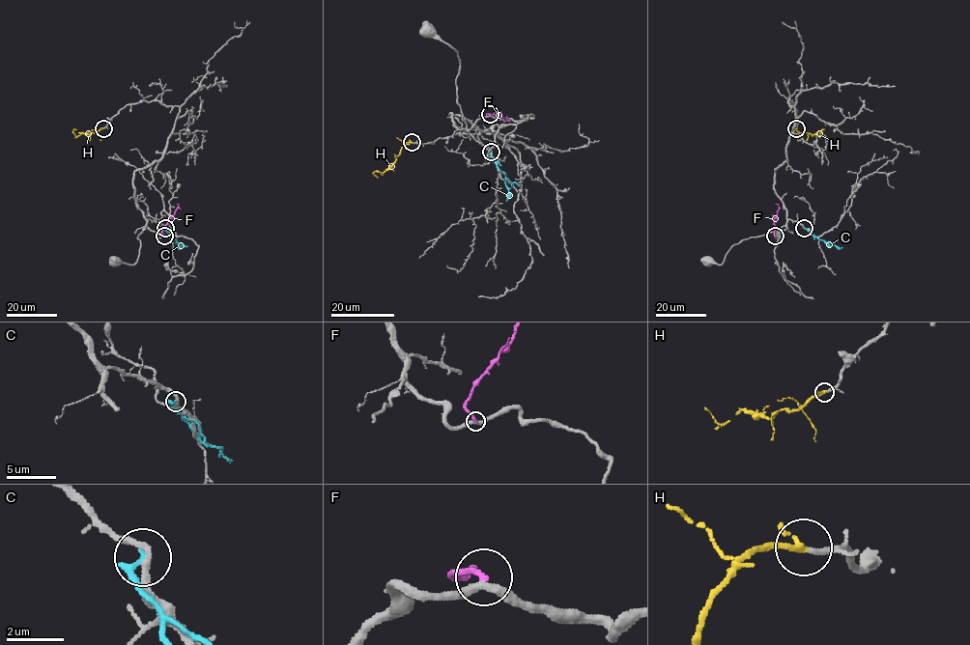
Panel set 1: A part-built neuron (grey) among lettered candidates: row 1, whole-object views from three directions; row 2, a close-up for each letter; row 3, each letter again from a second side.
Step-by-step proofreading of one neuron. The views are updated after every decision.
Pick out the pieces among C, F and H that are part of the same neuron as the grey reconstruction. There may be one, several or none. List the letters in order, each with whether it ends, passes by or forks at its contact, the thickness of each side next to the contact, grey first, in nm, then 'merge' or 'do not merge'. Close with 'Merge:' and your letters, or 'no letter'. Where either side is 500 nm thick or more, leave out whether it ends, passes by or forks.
C: it ends | 260/240 nm | do not merge
F: it ends | 300/200 nm | do not merge
H: it ends | 150/240 nm | merge
Merge: H

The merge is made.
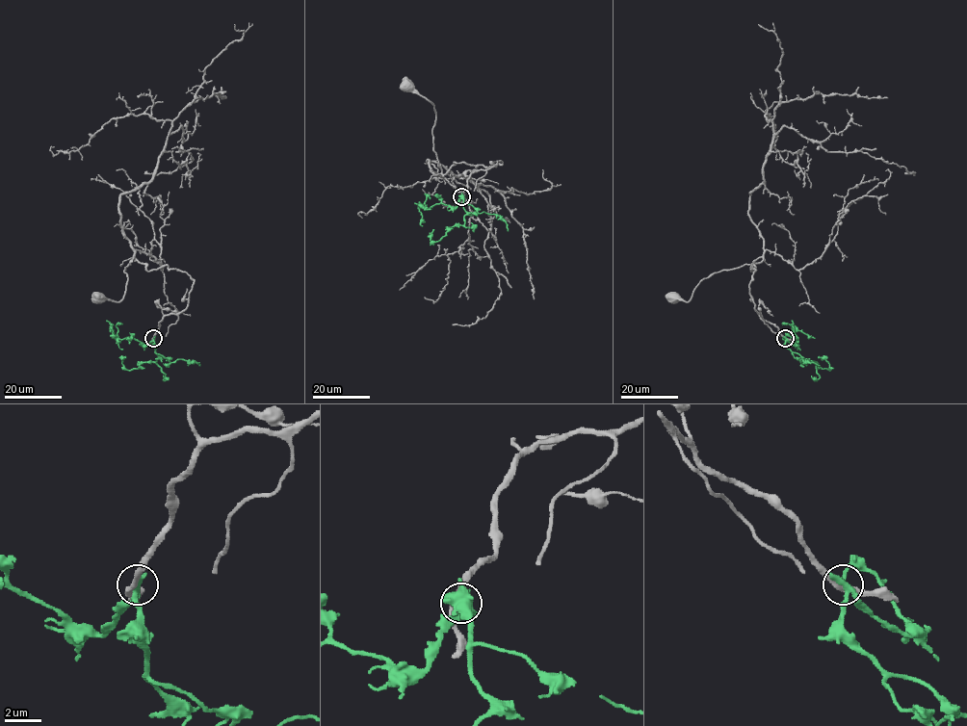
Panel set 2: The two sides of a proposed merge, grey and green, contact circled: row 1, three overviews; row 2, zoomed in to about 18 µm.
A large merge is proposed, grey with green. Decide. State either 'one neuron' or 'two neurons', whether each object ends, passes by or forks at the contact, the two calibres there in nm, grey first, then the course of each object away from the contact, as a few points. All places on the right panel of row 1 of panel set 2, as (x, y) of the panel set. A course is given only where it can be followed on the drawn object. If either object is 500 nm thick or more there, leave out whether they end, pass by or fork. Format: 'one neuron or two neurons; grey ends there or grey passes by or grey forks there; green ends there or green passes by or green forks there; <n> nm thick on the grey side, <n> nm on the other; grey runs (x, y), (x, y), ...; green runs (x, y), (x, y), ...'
two neurons; grey passes by; green passes by; 320 nm thick on the grey side, 280 nm on the other; grey runs (785, 338), (758, 314), (749, 290), (754, 265), (750, 270), (762, 257), (704, 278), (688, 301), (674, 298); green runs (785, 338), (785, 346), (792, 351), (829, 371), (828, 363), (818, 357)

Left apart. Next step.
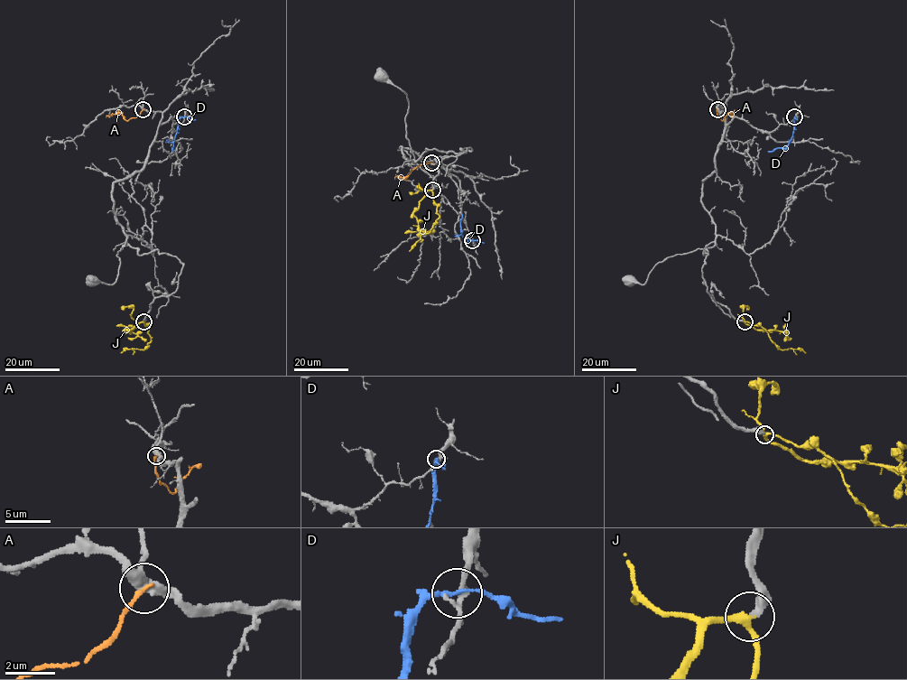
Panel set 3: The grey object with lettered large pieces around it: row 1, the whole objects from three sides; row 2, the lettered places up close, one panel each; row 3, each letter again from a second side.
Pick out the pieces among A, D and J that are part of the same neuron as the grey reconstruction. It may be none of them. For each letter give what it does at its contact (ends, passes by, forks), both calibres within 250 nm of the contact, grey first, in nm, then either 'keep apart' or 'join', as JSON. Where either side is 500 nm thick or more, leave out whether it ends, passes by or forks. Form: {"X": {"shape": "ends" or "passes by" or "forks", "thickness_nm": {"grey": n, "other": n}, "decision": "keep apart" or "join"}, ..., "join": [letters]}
{"A": {"shape": "ends", "thickness_nm": {"grey": 340, "other": 180}, "decision": "keep apart"}, "D": {"shape": "passes by", "thickness_nm": {"grey": 220, "other": 150}, "decision": "keep apart"}, "J": {"shape": "passes by", "thickness_nm": {"grey": 320, "other": 280}, "decision": "join"}, "join": ["J"]}

